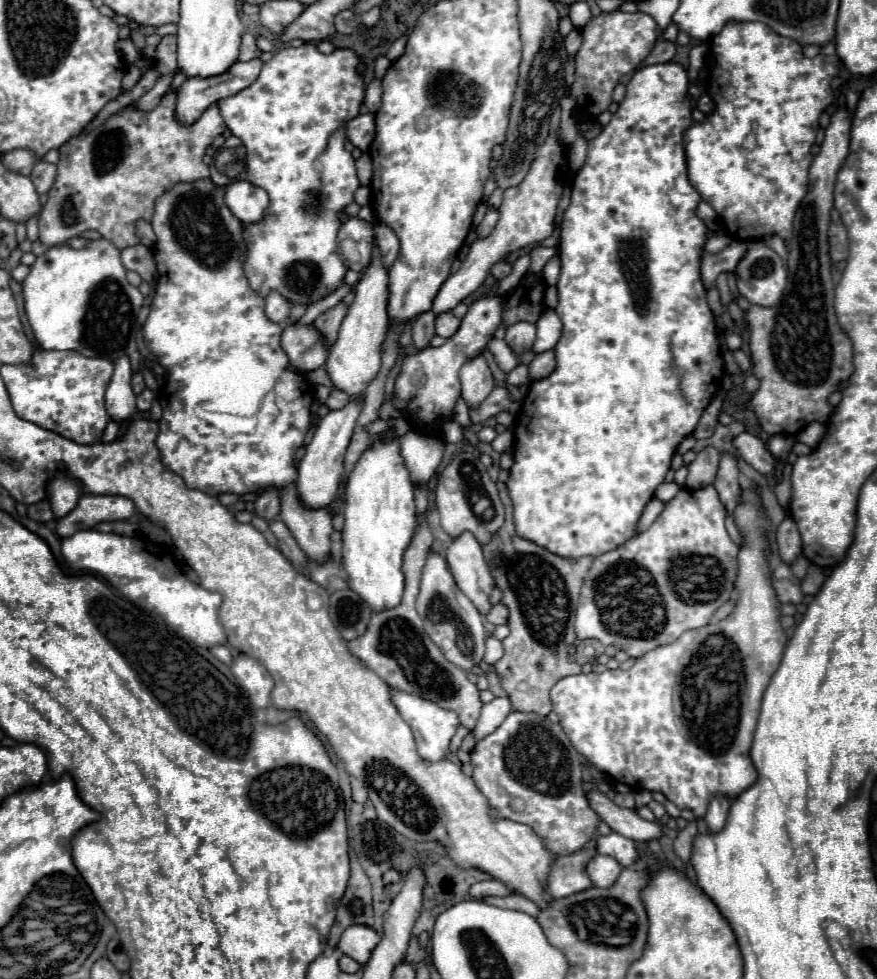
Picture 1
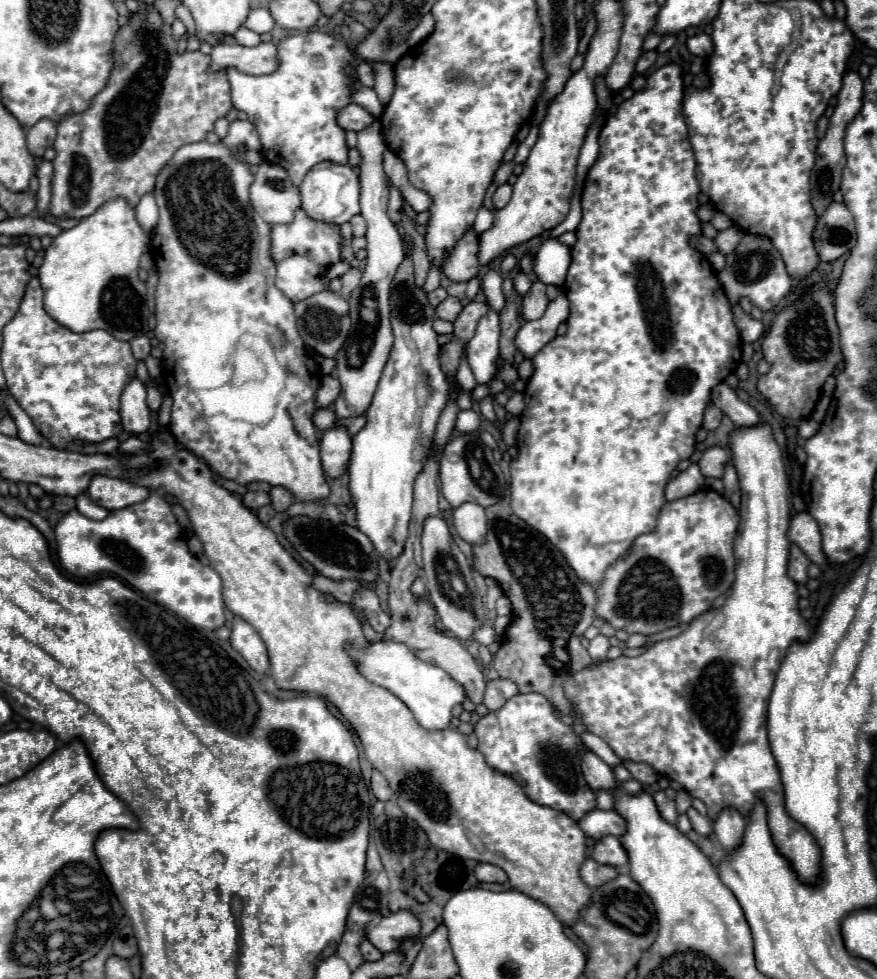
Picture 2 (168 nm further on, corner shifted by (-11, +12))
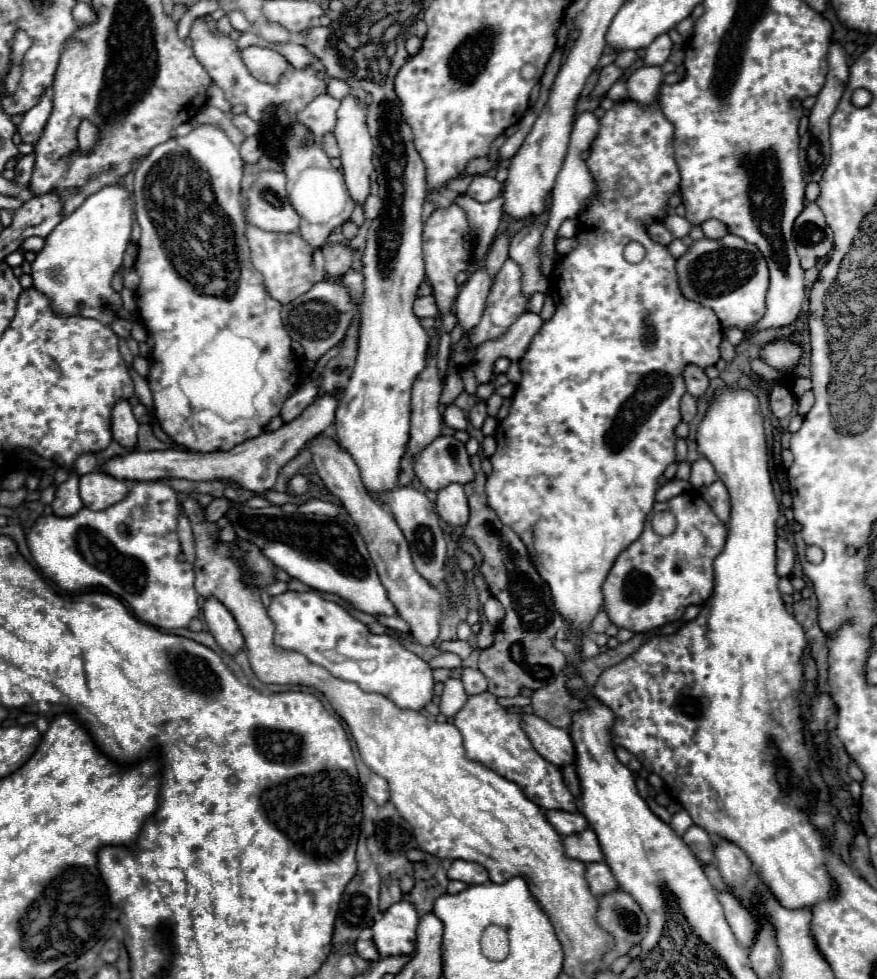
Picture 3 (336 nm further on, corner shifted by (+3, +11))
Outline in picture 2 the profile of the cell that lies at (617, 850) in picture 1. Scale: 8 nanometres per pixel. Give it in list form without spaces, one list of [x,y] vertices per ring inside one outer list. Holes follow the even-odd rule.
[[[592,810],[582,820],[578,820],[578,826],[584,830],[586,836],[600,840],[602,836],[616,836],[622,838],[626,834],[626,820],[618,812],[606,812],[606,810]]]

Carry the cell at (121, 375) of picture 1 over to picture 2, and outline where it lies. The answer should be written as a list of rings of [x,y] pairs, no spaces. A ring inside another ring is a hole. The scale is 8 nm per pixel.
[[[132,378],[120,398],[120,416],[122,426],[130,434],[142,434],[150,426],[150,408],[146,404],[146,386]]]

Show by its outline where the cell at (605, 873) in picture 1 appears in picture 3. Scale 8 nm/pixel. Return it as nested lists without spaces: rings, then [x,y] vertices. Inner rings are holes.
[[[588,827],[582,833],[574,833],[570,837],[564,837],[564,849],[570,859],[578,859],[582,863],[594,863],[602,861],[602,849],[598,845],[596,833]]]

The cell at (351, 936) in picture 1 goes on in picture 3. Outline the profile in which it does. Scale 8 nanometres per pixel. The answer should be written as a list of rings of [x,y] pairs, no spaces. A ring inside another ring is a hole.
[[[410,901],[394,903],[372,927],[380,957],[412,955],[416,949],[416,925],[420,917]]]

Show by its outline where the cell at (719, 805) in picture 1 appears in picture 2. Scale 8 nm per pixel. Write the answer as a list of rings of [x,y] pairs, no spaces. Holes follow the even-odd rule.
[[[722,808],[718,818],[714,820],[714,834],[718,836],[724,850],[734,850],[740,844],[742,832],[746,826],[746,818],[736,808]]]

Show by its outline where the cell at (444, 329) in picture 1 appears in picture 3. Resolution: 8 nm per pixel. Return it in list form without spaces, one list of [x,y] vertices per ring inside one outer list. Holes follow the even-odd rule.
[[[432,295],[428,297],[418,297],[414,301],[414,315],[424,319],[424,317],[436,317],[438,315],[438,307],[436,307],[436,301]]]

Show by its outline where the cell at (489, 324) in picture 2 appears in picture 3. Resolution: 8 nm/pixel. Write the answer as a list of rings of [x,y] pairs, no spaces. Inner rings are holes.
[[[486,267],[476,269],[462,285],[456,299],[456,317],[464,333],[470,333],[472,327],[478,325],[486,307],[490,287],[492,287],[492,277],[488,275]]]

